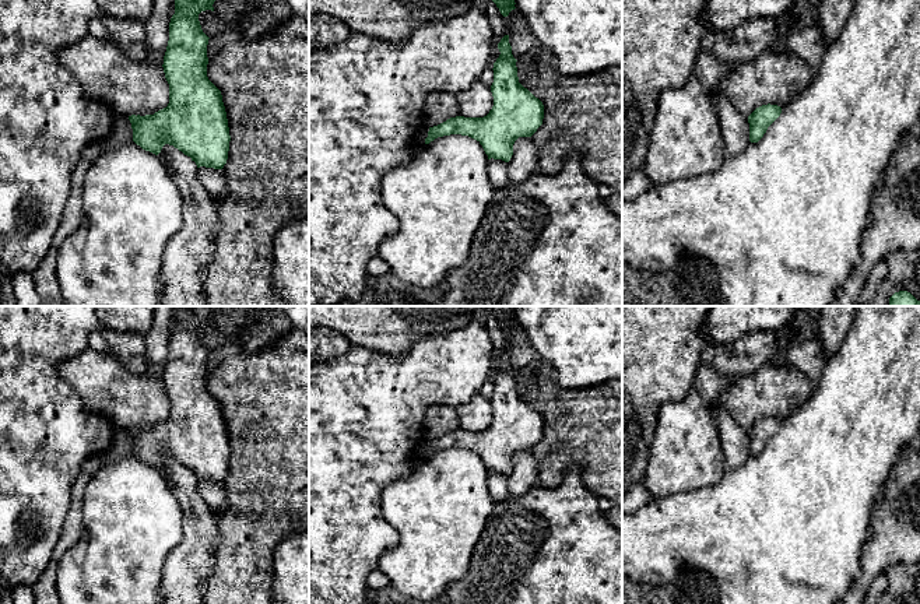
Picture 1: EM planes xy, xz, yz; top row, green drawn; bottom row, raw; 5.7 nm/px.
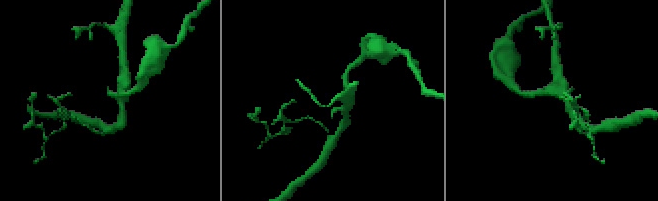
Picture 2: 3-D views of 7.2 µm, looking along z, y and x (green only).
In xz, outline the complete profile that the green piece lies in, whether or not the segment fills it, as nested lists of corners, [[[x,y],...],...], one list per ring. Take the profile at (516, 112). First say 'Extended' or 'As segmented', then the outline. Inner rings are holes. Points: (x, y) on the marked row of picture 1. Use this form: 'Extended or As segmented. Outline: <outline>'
As segmented. Outline: [[[509,35],[501,39],[498,49],[501,55],[492,69],[494,106],[489,113],[484,117],[456,116],[429,127],[425,144],[450,134],[468,136],[482,145],[488,159],[509,162],[515,141],[531,137],[542,124],[544,105],[519,82]]]

